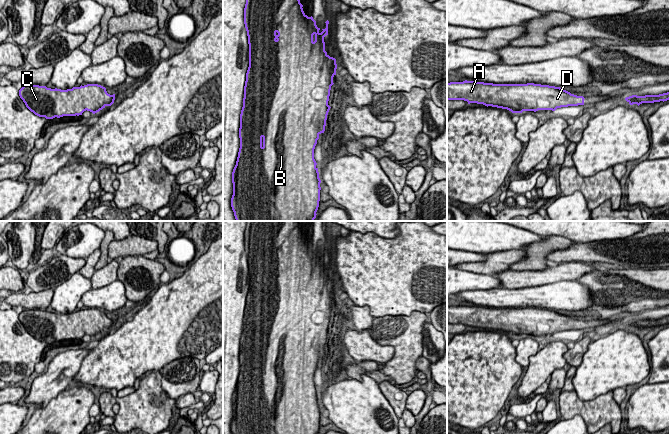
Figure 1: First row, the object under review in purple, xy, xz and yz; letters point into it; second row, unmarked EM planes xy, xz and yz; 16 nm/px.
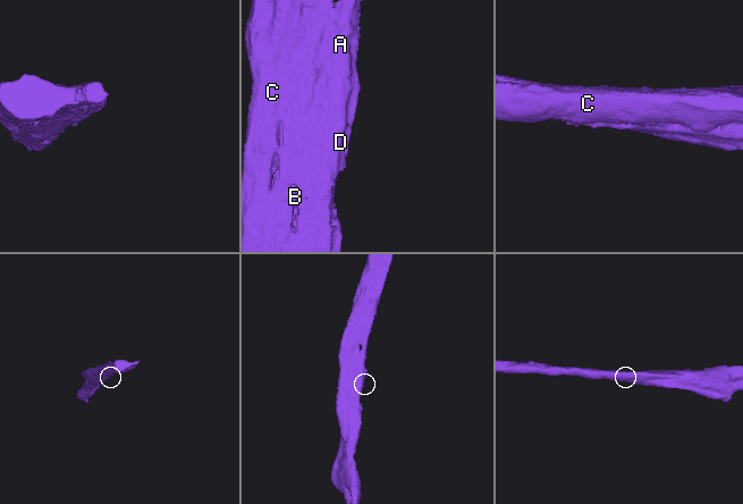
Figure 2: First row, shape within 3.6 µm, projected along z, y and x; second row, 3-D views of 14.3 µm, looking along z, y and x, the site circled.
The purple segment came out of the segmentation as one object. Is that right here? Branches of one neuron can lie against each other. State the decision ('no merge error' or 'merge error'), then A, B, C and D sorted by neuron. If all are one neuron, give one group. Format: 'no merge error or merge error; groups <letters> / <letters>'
no merge error; groups A B C D

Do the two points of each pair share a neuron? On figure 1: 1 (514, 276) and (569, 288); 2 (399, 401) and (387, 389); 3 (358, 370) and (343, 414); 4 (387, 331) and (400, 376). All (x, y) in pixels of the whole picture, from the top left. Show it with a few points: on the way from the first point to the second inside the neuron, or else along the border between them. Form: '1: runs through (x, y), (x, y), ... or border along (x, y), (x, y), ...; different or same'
1: border along (571, 280), (559, 280), (525, 288); different
2: runs through (396, 398), (390, 392); same
3: border along (365, 373), (360, 380), (352, 379); different
4: runs through (398, 342), (400, 344), (400, 365); same

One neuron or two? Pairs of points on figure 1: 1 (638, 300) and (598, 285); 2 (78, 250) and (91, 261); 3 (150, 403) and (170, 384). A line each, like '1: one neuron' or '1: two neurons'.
1: one neuron
2: two neurons
3: two neurons

